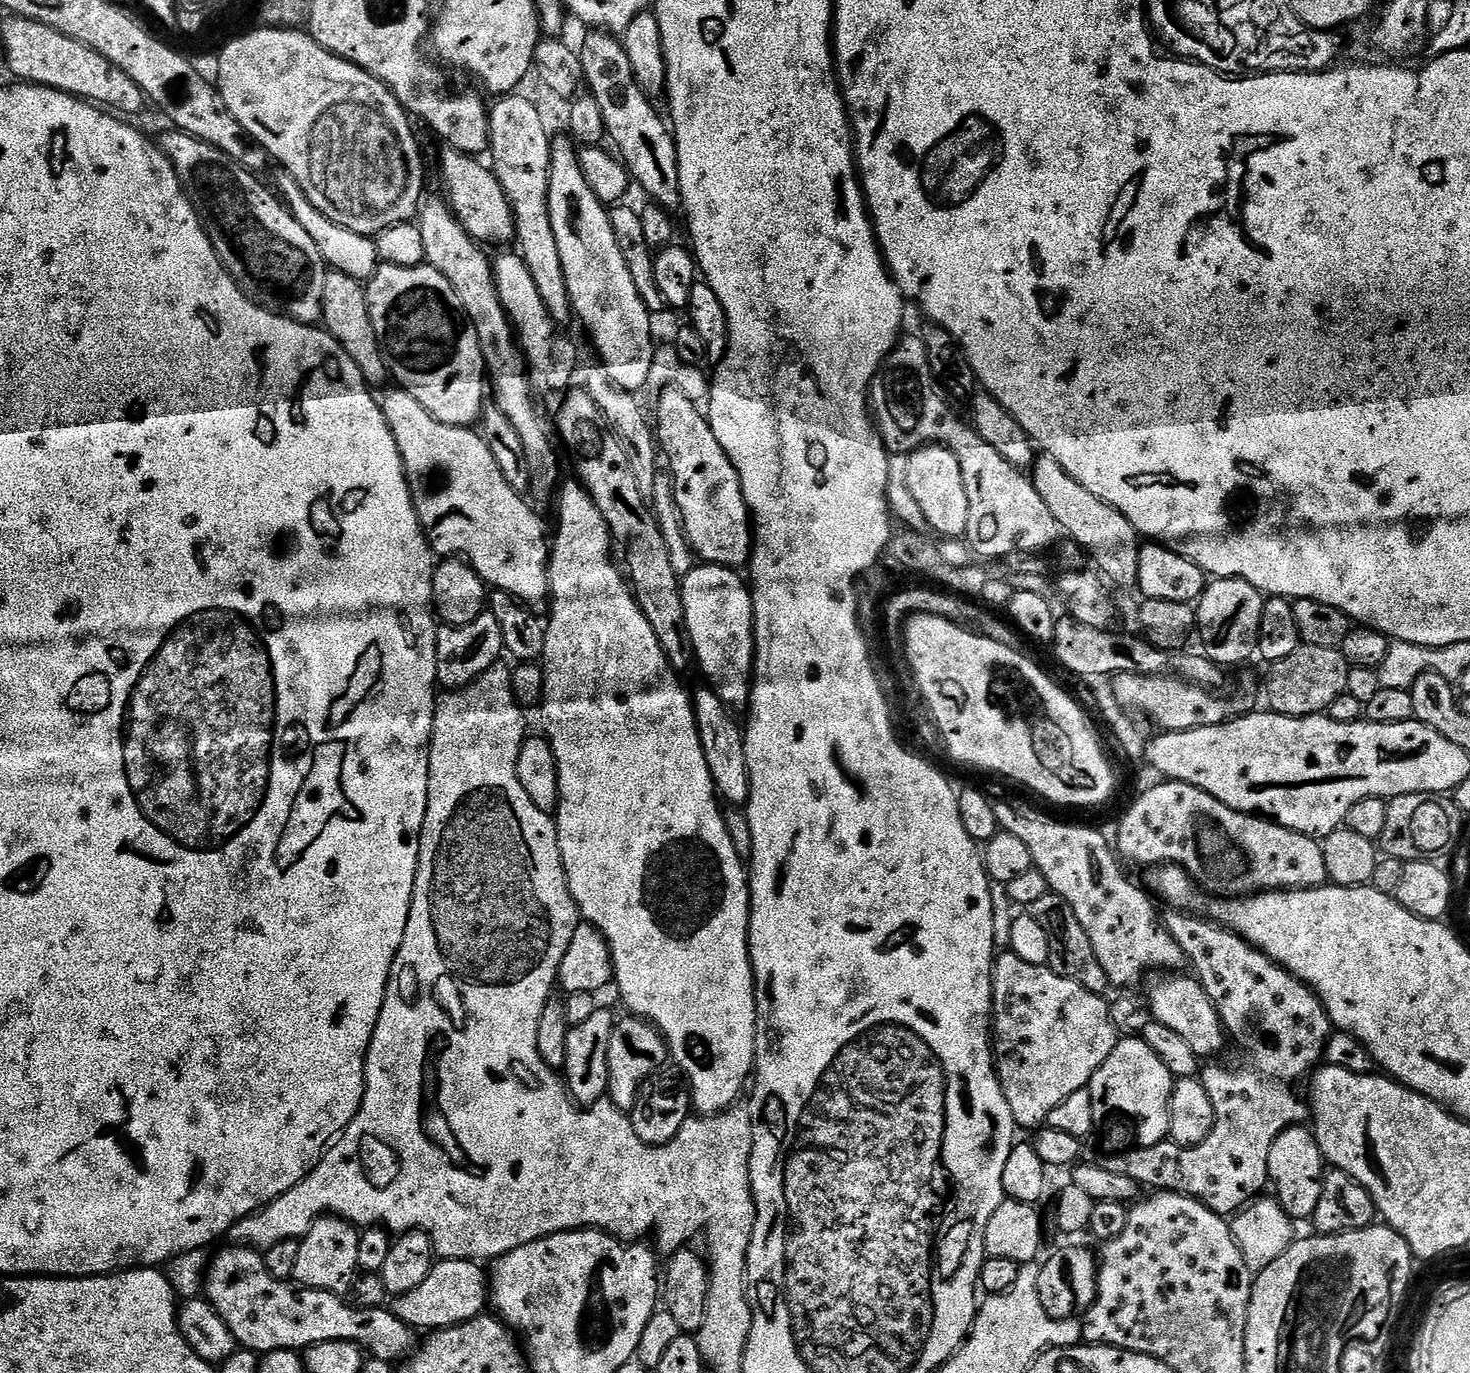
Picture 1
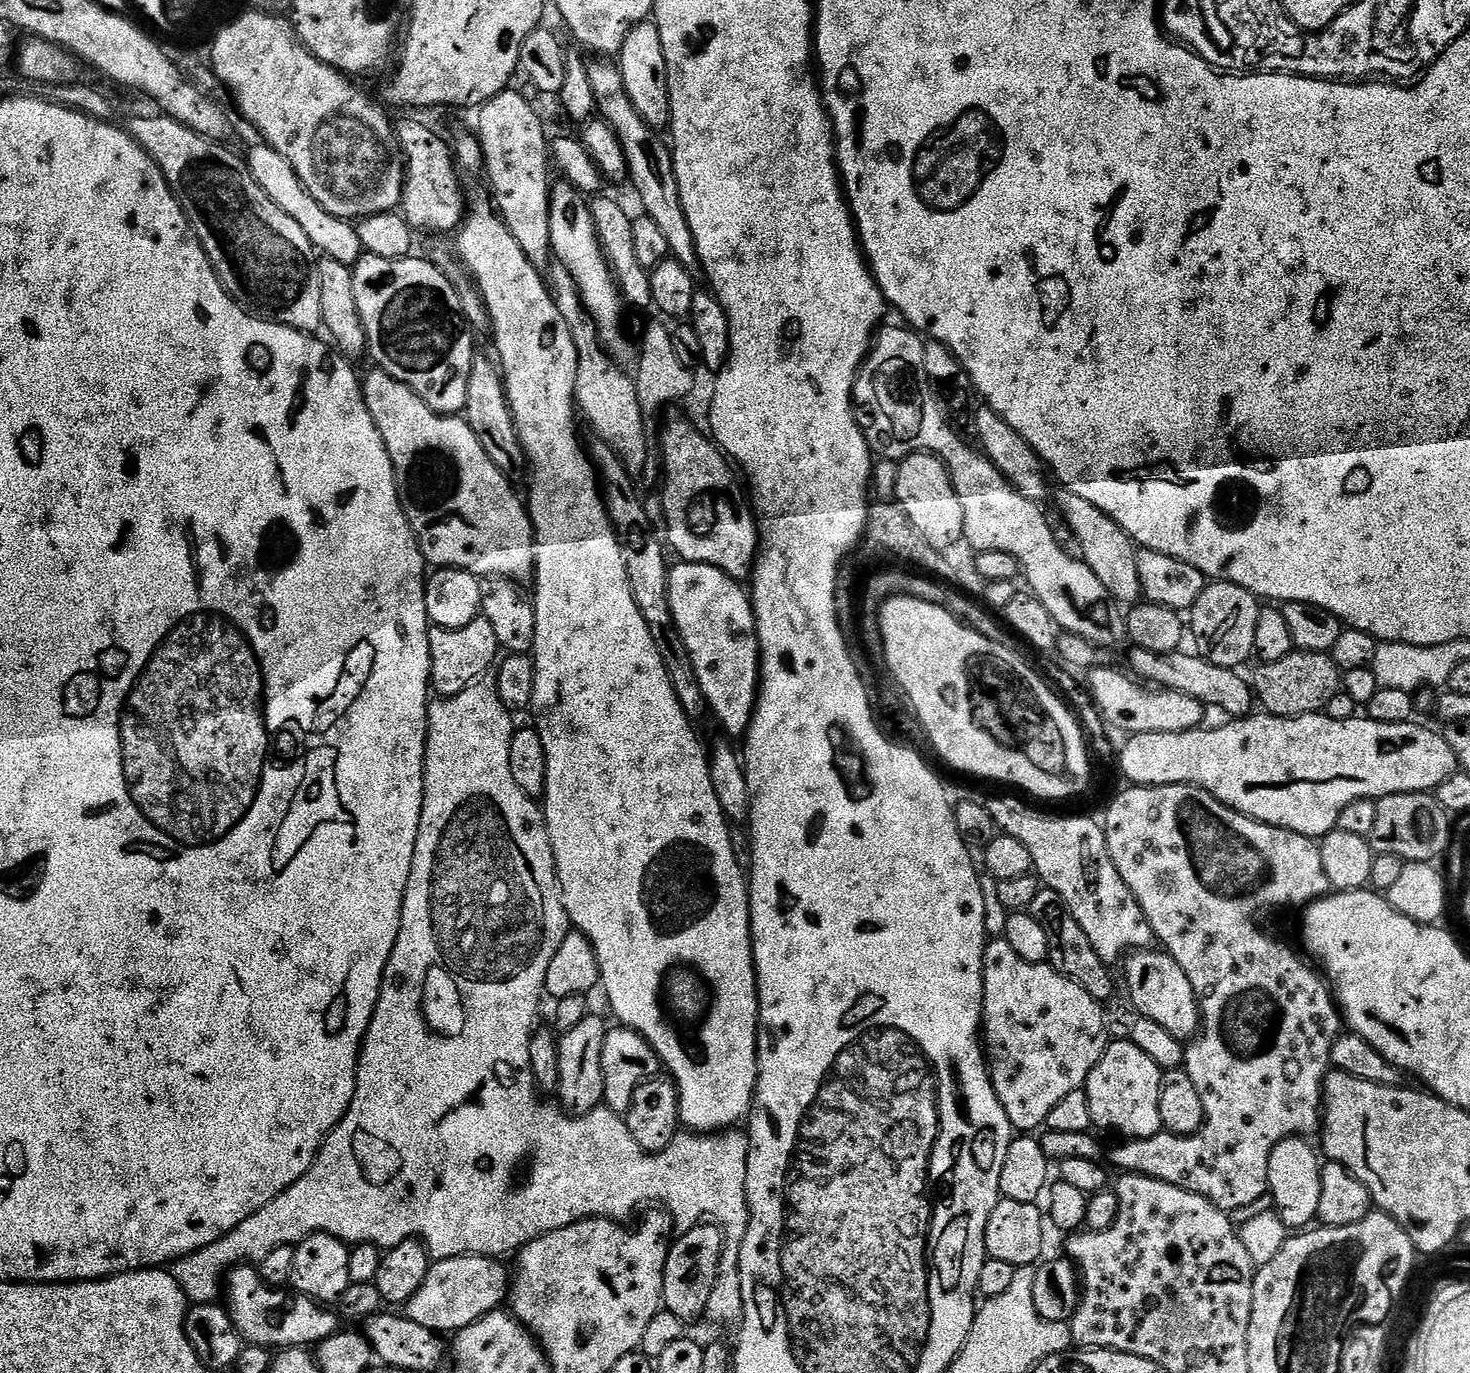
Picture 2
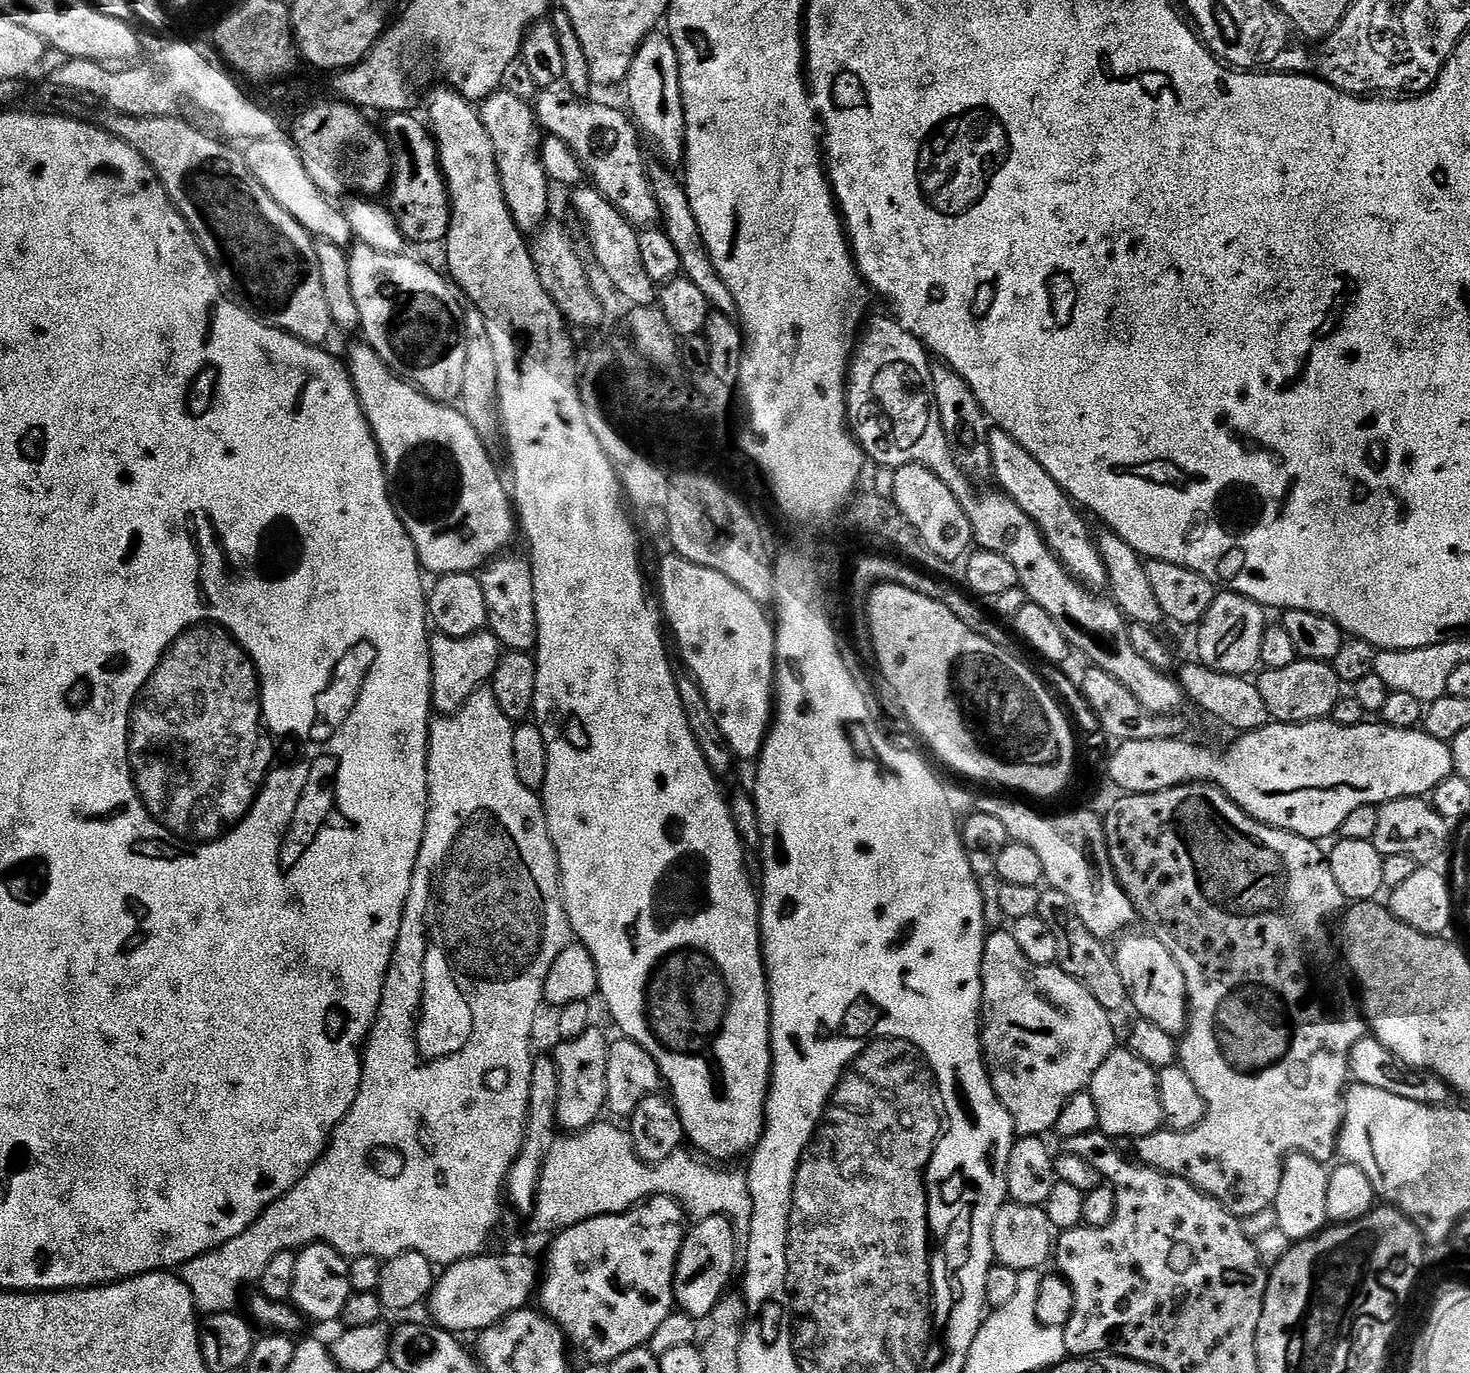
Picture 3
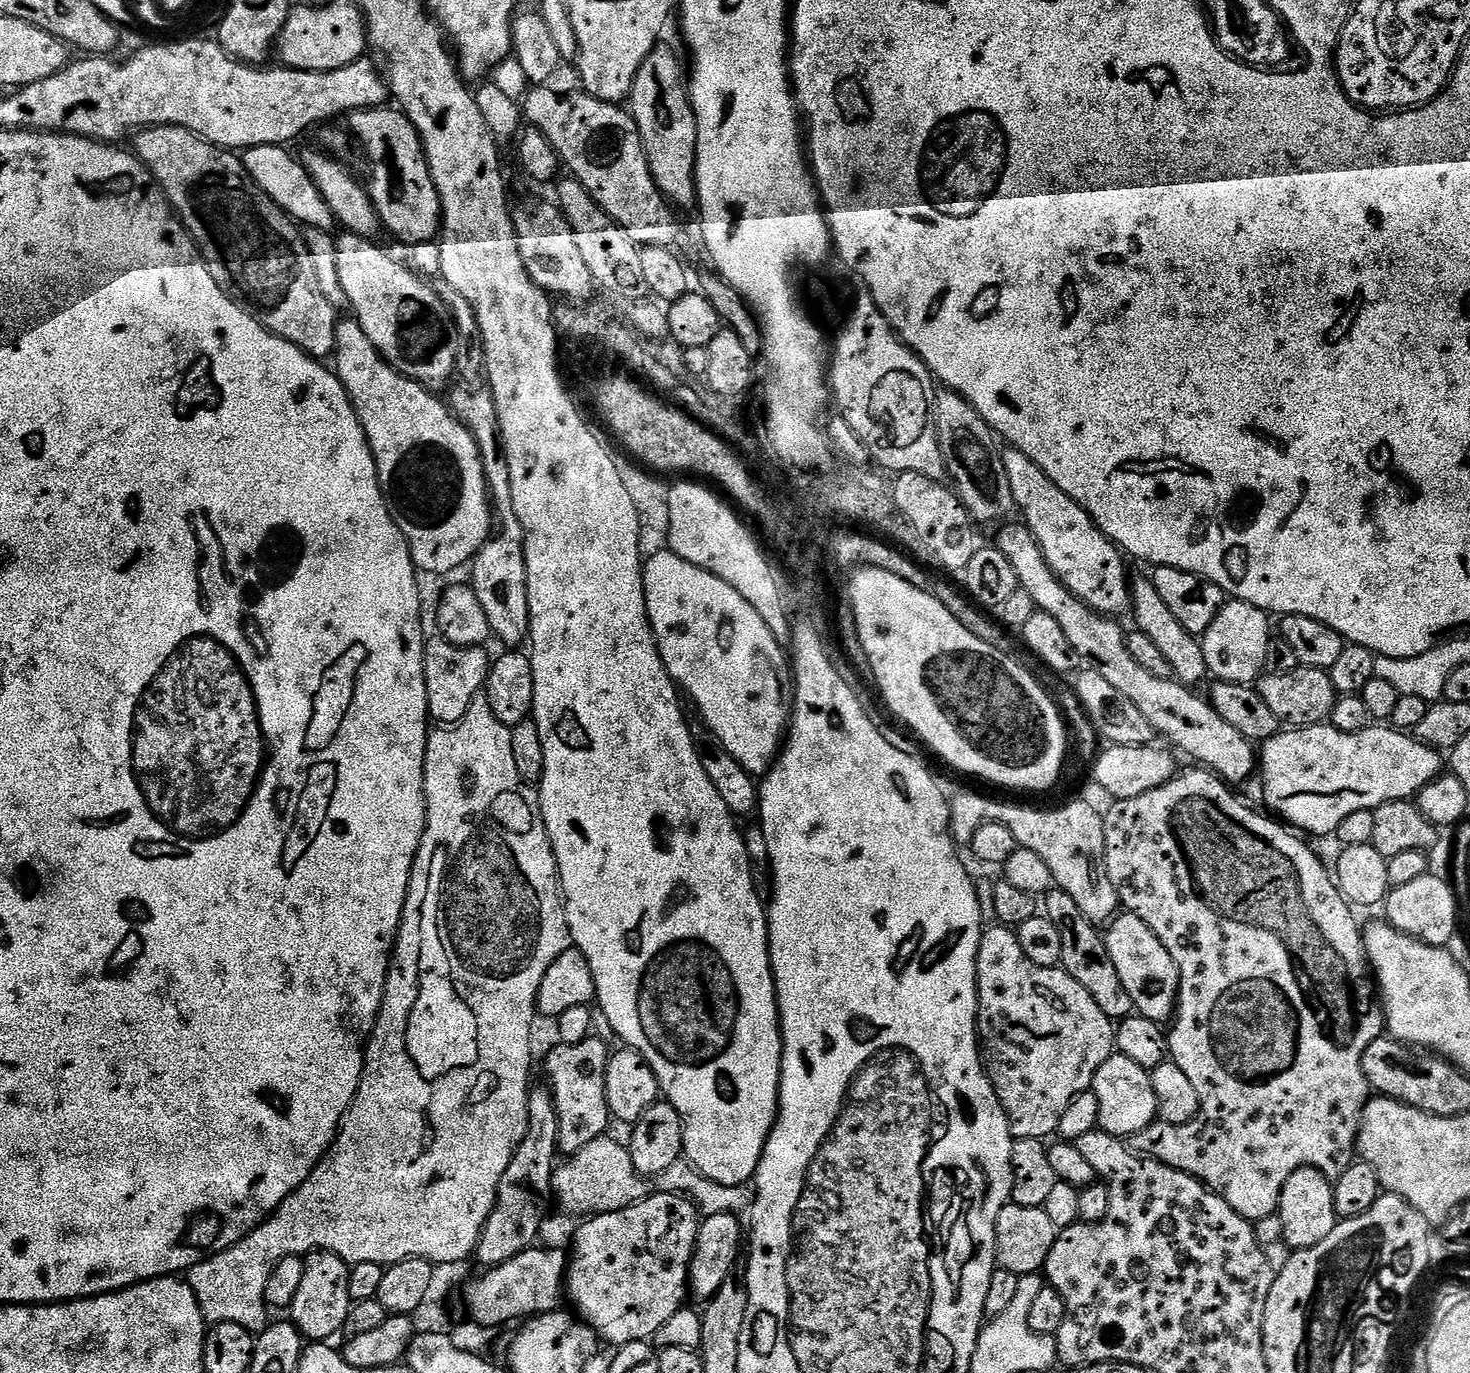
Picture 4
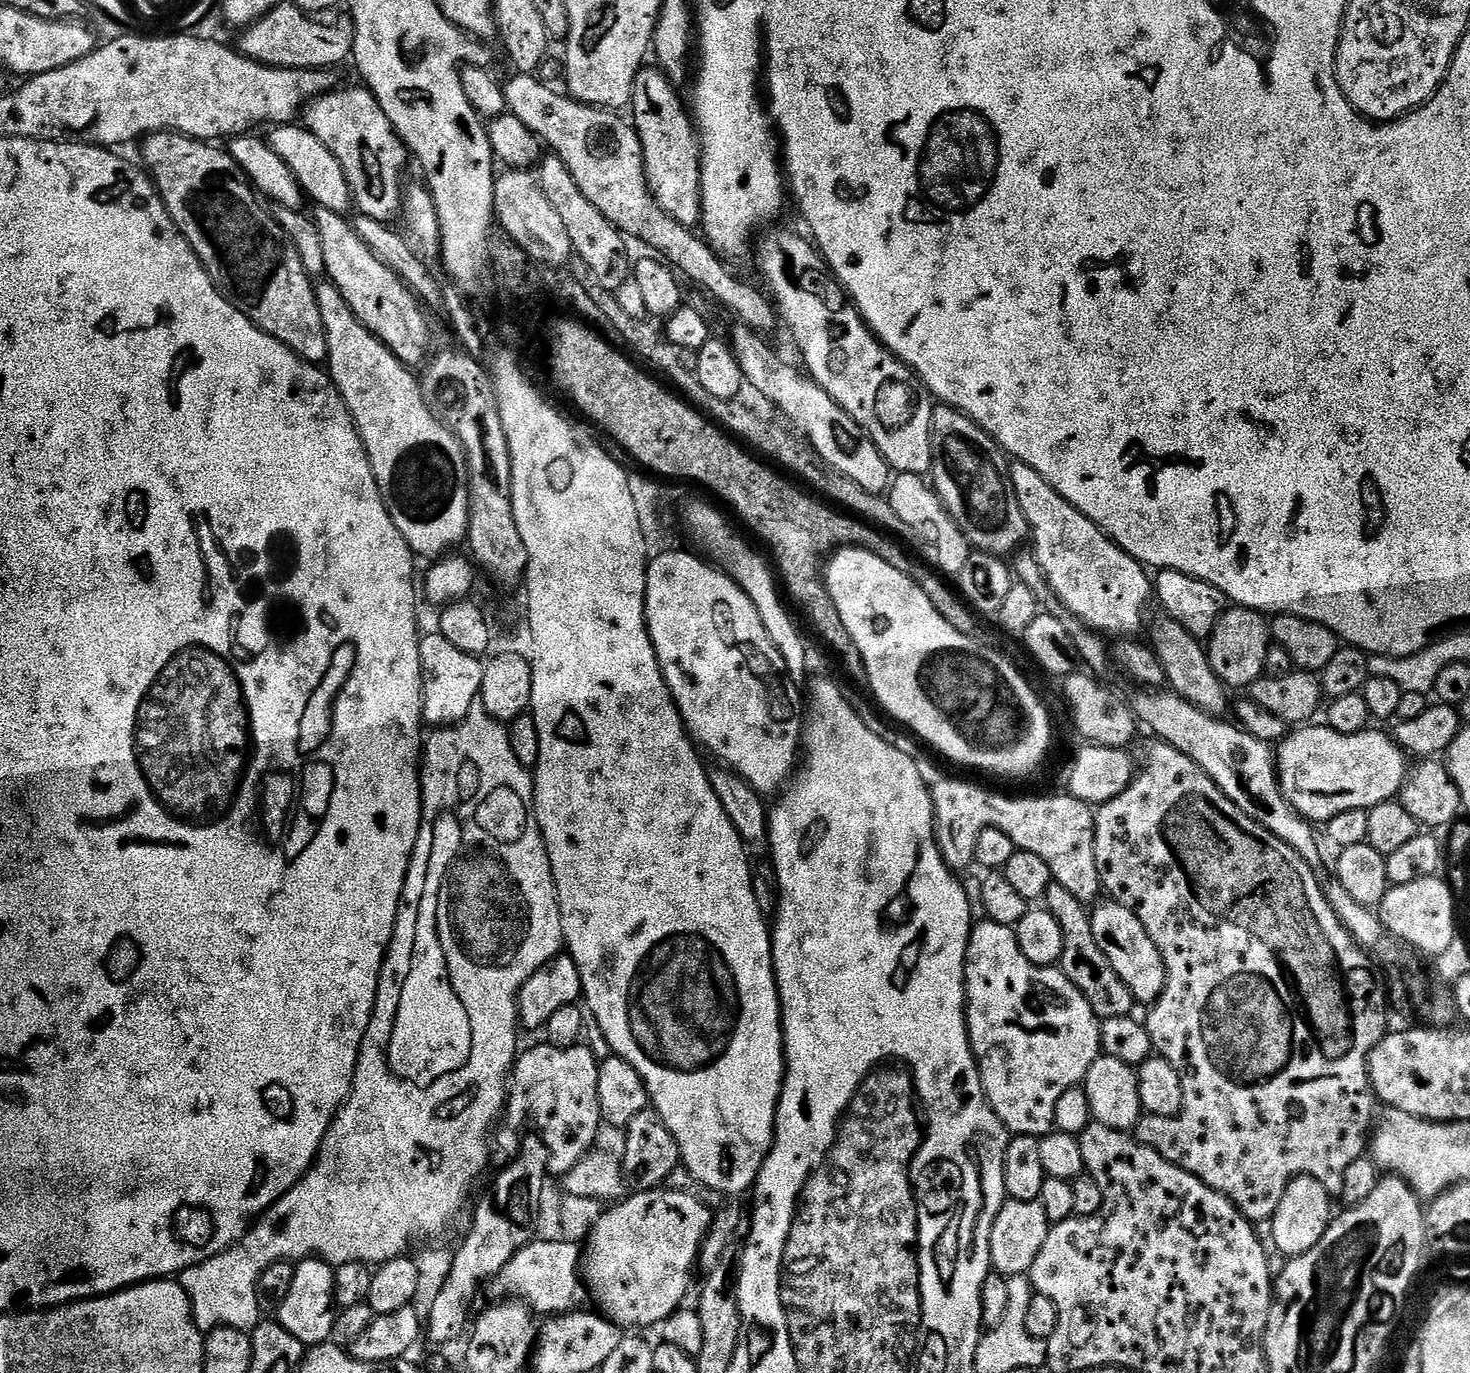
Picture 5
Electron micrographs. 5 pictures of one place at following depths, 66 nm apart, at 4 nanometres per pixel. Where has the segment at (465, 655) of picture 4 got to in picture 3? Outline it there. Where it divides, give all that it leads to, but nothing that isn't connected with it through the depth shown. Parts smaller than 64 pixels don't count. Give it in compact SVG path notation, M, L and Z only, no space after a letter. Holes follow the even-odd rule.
M476 632L473 636L431 637L432 645L432 707L437 713L451 714L459 710L479 688L485 687L500 662L502 645L493 632Z

